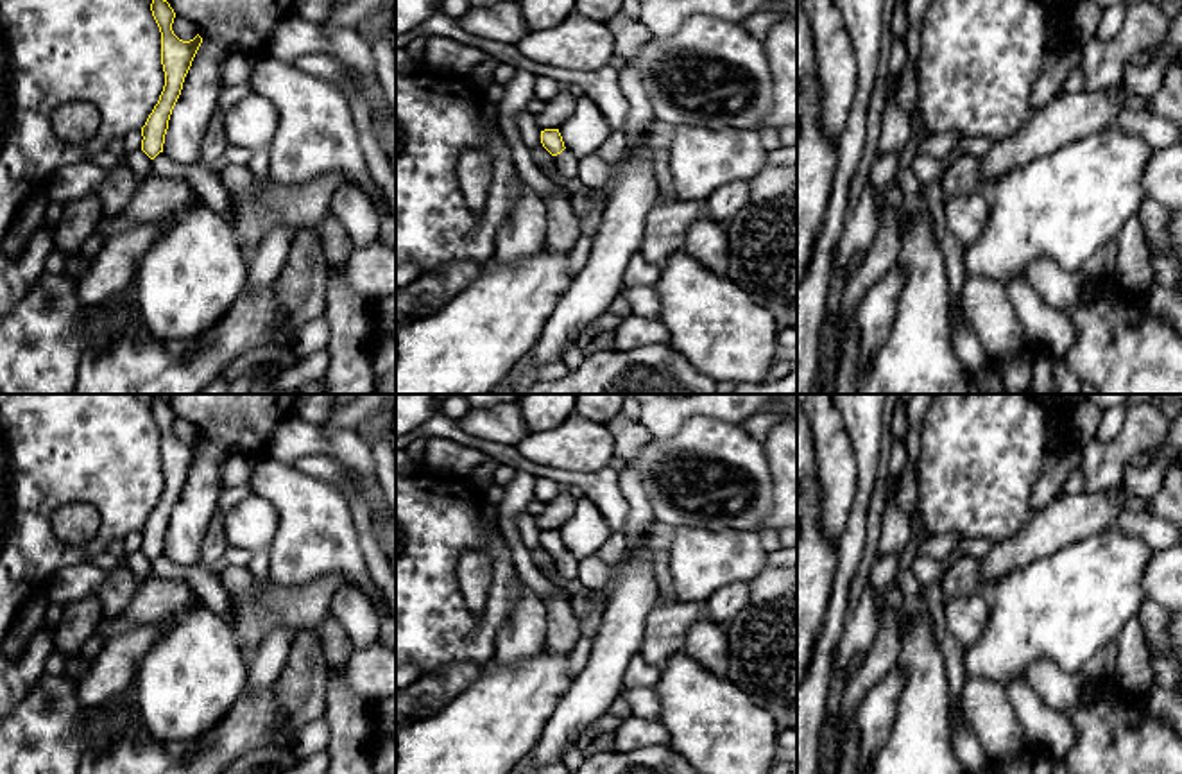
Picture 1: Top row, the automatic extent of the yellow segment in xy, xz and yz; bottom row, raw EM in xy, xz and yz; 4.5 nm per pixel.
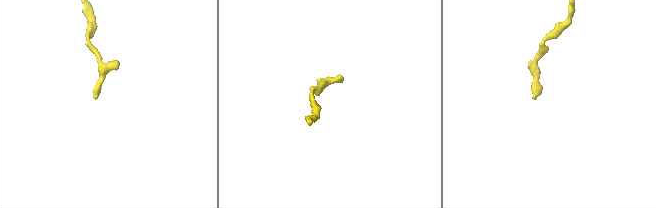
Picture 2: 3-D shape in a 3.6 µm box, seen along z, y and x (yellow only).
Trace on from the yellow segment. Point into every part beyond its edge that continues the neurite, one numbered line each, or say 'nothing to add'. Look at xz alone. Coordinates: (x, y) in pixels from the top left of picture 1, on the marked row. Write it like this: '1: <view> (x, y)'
nothing to add

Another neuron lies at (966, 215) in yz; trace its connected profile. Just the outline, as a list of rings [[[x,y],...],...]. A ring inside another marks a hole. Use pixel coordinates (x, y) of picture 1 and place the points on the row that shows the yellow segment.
[[[989,194],[955,195],[944,204],[944,226],[967,247],[985,231],[989,213]]]

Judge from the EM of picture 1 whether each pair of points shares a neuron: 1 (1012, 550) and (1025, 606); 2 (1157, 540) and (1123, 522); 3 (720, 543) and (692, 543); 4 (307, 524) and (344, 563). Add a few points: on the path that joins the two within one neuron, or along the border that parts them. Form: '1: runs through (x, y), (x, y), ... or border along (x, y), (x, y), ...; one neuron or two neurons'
1: border along (1055, 552), (1007, 572), (993, 586); two neurons
2: runs through (1148, 531), (1139, 524), (1132, 524); one neuron
3: runs through (713, 543), (699, 543); one neuron
4: runs through (316, 533), (337, 554); one neuron

